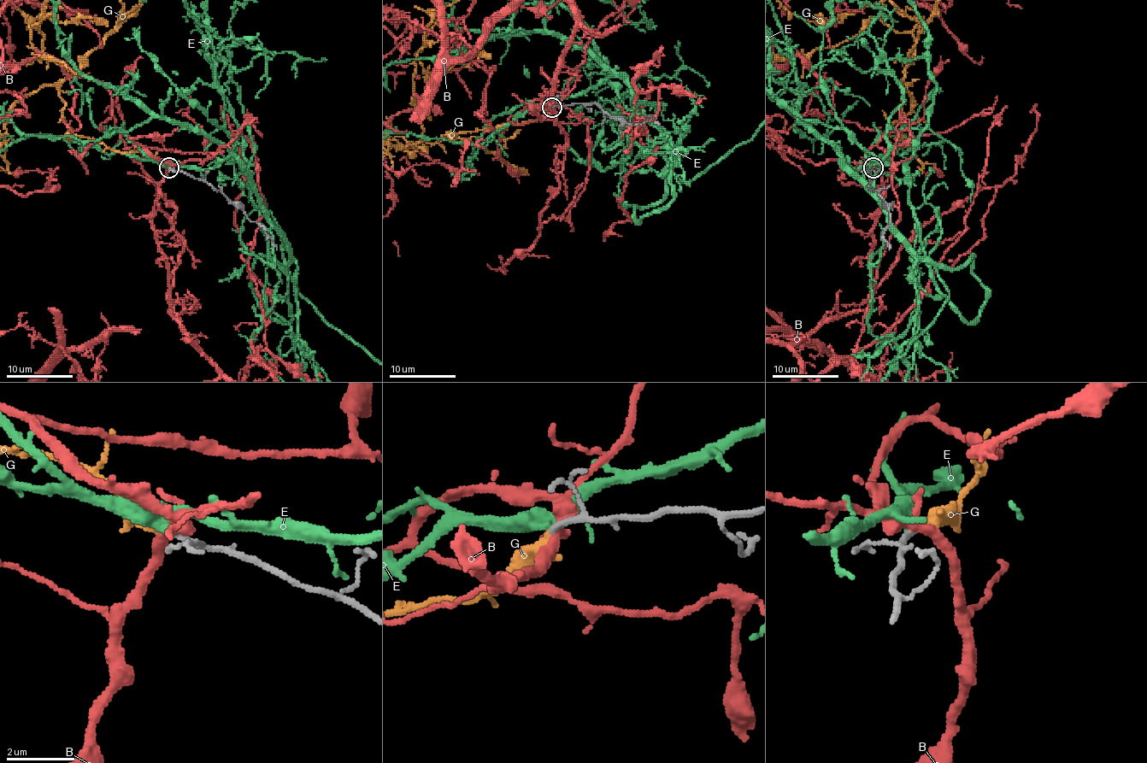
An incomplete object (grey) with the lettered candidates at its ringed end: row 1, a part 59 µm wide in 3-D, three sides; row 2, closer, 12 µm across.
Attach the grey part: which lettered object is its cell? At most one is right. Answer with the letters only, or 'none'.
G

